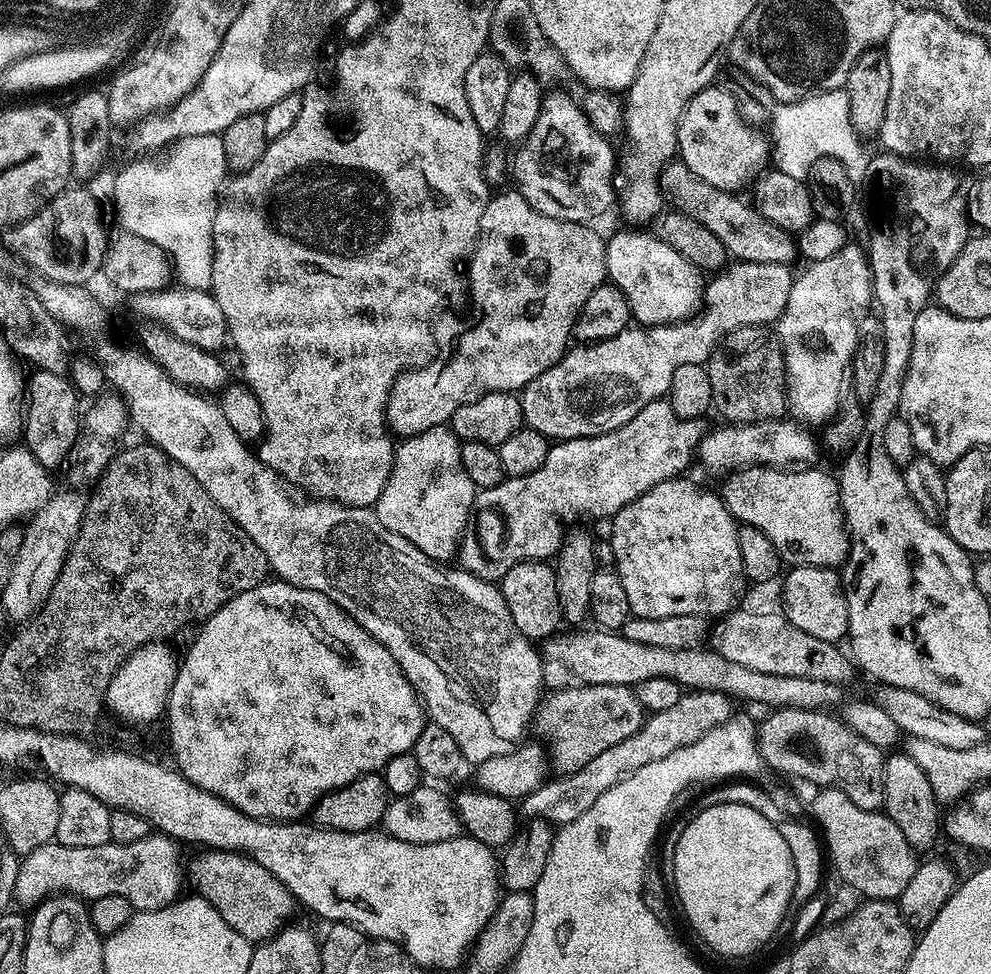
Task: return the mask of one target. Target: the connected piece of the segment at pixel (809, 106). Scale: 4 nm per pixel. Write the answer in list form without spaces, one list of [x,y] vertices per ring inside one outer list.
[[[818,92],[805,100],[795,100],[792,104],[777,103],[775,107],[770,112],[770,160],[775,171],[807,181],[814,162],[820,158],[834,158],[846,166],[846,174],[850,174],[858,186],[865,183],[870,152],[864,149],[865,141],[852,125],[847,92]]]

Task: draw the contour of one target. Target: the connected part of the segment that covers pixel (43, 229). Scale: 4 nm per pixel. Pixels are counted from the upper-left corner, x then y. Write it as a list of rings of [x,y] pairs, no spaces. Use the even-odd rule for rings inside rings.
[[[69,186],[60,192],[40,211],[26,218],[21,224],[11,225],[4,236],[4,244],[24,264],[29,264],[45,281],[55,284],[87,285],[103,269],[104,254],[108,245],[108,235],[104,220],[100,217],[100,204],[84,188]]]

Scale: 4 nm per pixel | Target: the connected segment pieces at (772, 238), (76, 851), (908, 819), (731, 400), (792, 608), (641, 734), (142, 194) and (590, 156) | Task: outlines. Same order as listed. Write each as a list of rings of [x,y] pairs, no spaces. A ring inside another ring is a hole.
[[[669,162],[664,165],[660,171],[660,190],[664,194],[665,201],[675,211],[686,214],[690,218],[694,218],[694,222],[700,222],[702,226],[706,226],[706,230],[710,230],[710,234],[714,234],[714,238],[718,238],[718,242],[722,242],[729,257],[735,258],[737,261],[774,262],[787,265],[793,263],[792,259],[797,259],[798,246],[794,241],[793,233],[782,230],[778,226],[774,226],[774,222],[762,218],[760,211],[749,201],[747,204],[746,201],[739,200],[739,195],[723,192],[721,188],[710,186],[710,182],[702,182],[702,178],[698,178],[698,174],[691,172],[683,162]]]
[[[149,834],[129,844],[109,842],[102,846],[62,846],[53,842],[20,860],[15,899],[35,906],[53,894],[69,894],[85,902],[118,894],[130,901],[136,912],[158,910],[181,895],[182,860],[180,864],[175,847],[163,834]]]
[[[896,750],[884,761],[884,806],[883,813],[889,816],[902,830],[912,848],[923,850],[936,840],[936,835],[942,832],[941,805],[930,786],[930,778],[926,778],[926,770],[918,766],[918,762],[907,751]],[[940,807],[940,808],[939,808]]]
[[[767,327],[739,328],[724,337],[712,356],[706,361],[710,374],[710,390],[715,411],[725,416],[725,421],[737,424],[757,424],[767,420],[779,420],[789,411],[788,371],[784,368],[784,349],[779,339]]]
[[[792,566],[787,572],[783,577],[785,580],[782,611],[788,621],[798,626],[798,630],[814,634],[814,638],[822,638],[831,644],[840,642],[840,639],[843,641],[848,635],[848,603],[841,573],[834,568],[818,566]]]
[[[692,690],[681,695],[680,701],[670,710],[653,712],[647,717],[646,723],[639,732],[635,732],[626,742],[618,742],[618,746],[610,746],[603,754],[598,754],[598,758],[586,762],[582,770],[569,772],[561,775],[560,780],[549,779],[536,792],[531,792],[522,801],[522,807],[528,818],[539,818],[552,826],[563,826],[574,822],[598,798],[607,788],[622,782],[632,772],[637,772],[642,766],[658,762],[666,758],[666,754],[674,754],[682,746],[690,746],[698,742],[710,730],[722,726],[727,720],[732,719],[734,709],[733,701],[723,692]]]
[[[220,136],[177,140],[161,160],[156,154],[145,156],[145,160],[130,161],[112,184],[119,227],[161,248],[183,287],[209,291],[214,266],[214,214],[218,193],[226,180],[224,172],[229,171]]]
[[[550,95],[543,101],[541,106],[541,113],[538,114],[538,120],[534,124],[534,128],[530,130],[527,138],[523,140],[520,149],[516,154],[516,161],[511,161],[510,172],[516,175],[516,184],[514,184],[515,191],[522,194],[522,198],[526,198],[526,202],[530,202],[530,206],[534,206],[534,210],[538,210],[538,214],[546,214],[550,218],[558,218],[566,222],[574,222],[575,224],[588,224],[592,222],[595,216],[600,216],[612,204],[612,175],[616,172],[616,156],[612,153],[612,148],[608,145],[609,137],[601,132],[596,127],[593,117],[587,116],[578,105],[574,104],[566,96],[552,96]]]

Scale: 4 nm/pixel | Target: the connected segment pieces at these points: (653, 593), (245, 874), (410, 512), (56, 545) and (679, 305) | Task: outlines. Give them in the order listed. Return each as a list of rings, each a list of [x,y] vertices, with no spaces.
[[[677,478],[666,482],[658,482],[658,486],[654,486],[649,492],[638,498],[634,498],[634,502],[630,502],[625,508],[618,510],[615,516],[611,517],[612,533],[610,533],[610,539],[614,550],[614,558],[616,559],[614,570],[622,578],[622,590],[626,590],[626,598],[630,601],[632,616],[670,618],[674,614],[694,614],[695,616],[719,618],[733,611],[739,605],[736,603],[739,602],[744,588],[746,589],[744,571],[742,570],[742,554],[738,550],[738,521],[728,513],[728,507],[724,505],[724,501],[713,489],[711,492],[710,489],[703,488],[702,485],[695,484],[694,481],[688,479]]]
[[[200,850],[192,861],[186,864],[186,880],[192,883],[191,891],[202,897],[242,938],[250,942],[268,940],[285,927],[288,915],[292,912],[294,898],[288,888],[278,882],[257,860],[243,856],[241,852],[217,852]]]
[[[448,426],[431,428],[416,436],[401,439],[395,449],[396,457],[392,463],[390,478],[374,505],[378,522],[382,522],[386,530],[406,538],[406,542],[413,544],[433,562],[448,562],[444,560],[451,556],[453,559],[457,555],[464,529],[472,518],[472,503],[476,500],[478,489],[474,482],[470,482],[470,474],[466,474],[462,466],[461,443]]]
[[[69,490],[57,491],[48,501],[48,505],[41,512],[37,512],[27,525],[27,527],[29,526],[28,533],[25,534],[24,540],[22,536],[14,553],[10,582],[6,582],[6,586],[2,589],[3,607],[7,609],[9,617],[12,617],[15,621],[18,619],[19,622],[24,622],[35,616],[36,611],[43,606],[44,600],[50,594],[50,590],[54,590],[54,582],[58,582],[58,574],[62,570],[66,554],[80,529],[80,523],[84,517],[84,505],[85,501],[79,493]]]
[[[651,231],[616,232],[607,237],[604,249],[607,279],[624,295],[637,325],[683,322],[701,307],[701,273],[690,261],[682,258],[678,250],[666,246],[666,242],[659,240]]]

